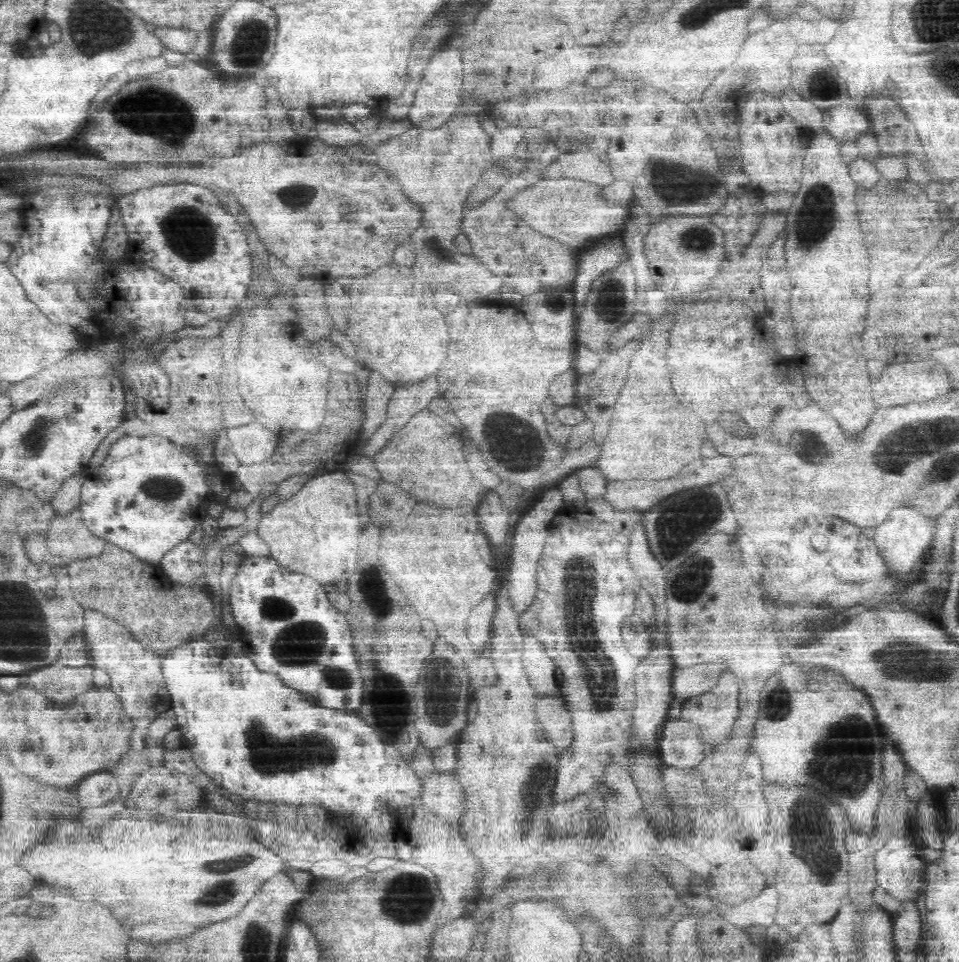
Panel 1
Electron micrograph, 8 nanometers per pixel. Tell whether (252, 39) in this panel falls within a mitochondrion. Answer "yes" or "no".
yes

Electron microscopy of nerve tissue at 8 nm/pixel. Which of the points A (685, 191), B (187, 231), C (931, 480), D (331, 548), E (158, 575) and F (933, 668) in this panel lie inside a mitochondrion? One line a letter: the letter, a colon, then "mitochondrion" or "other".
A: mitochondrion
B: mitochondrion
C: mitochondrion
D: other
E: other
F: mitochondrion

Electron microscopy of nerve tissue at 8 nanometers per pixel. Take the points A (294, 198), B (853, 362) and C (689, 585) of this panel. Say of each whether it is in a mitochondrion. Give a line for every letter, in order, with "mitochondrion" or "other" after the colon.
A: mitochondrion
B: other
C: mitochondrion

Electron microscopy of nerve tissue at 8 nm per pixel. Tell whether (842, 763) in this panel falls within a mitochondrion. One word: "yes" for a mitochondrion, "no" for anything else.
yes

